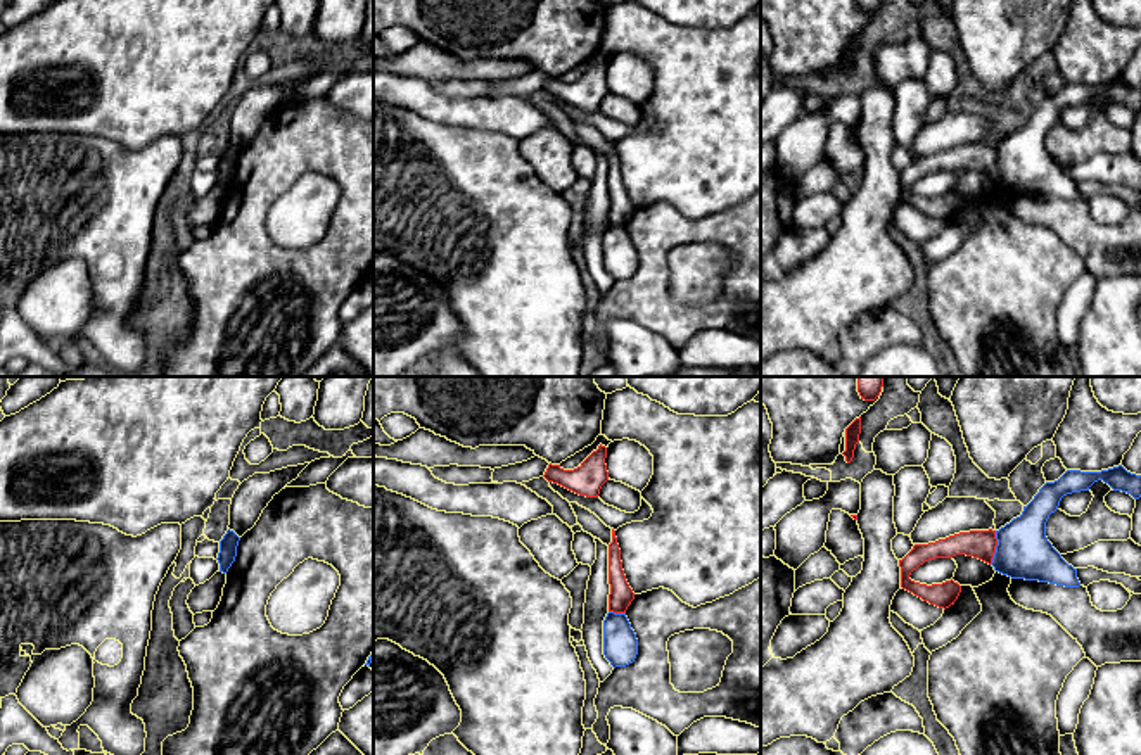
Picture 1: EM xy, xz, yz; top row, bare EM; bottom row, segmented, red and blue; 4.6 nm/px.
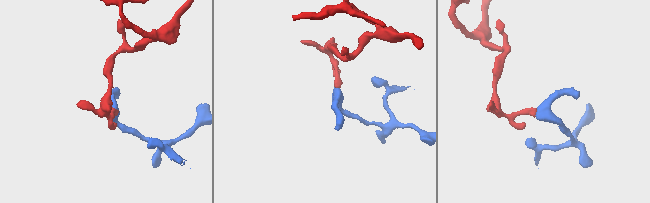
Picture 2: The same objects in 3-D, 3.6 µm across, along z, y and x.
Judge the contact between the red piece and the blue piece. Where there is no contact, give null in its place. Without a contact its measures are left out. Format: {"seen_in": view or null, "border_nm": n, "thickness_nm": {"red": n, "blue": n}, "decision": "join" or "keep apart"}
{"seen_in": "yz", "border_nm": 160, "thickness_nm": {"red": 130, "blue": 260}, "decision": "keep apart"}

